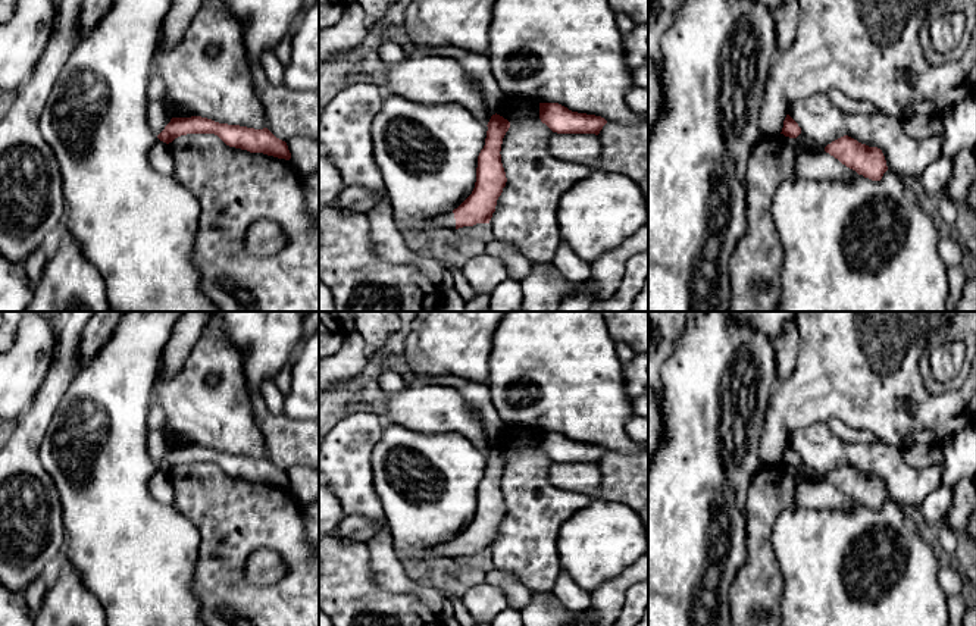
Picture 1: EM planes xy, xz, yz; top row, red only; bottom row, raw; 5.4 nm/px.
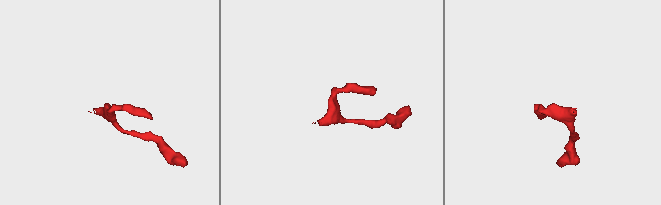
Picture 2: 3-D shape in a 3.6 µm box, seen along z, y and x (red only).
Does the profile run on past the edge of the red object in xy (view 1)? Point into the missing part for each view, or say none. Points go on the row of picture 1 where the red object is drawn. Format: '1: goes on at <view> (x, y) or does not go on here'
1: does not go on here

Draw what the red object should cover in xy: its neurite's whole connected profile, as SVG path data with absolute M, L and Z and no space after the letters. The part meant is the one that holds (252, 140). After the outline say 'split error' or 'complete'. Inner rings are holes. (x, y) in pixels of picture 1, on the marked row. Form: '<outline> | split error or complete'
M201 116L172 118L157 138L169 144L175 138L187 134L215 134L229 147L250 153L263 153L285 160L291 159L287 143L276 138L268 128L254 129L219 123Z | complete

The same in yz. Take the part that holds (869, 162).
M848 135L828 144L825 151L838 159L847 168L872 181L880 181L888 170L880 148L861 144Z | complete

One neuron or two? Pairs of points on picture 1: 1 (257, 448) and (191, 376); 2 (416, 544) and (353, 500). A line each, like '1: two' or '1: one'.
1: one
2: two

